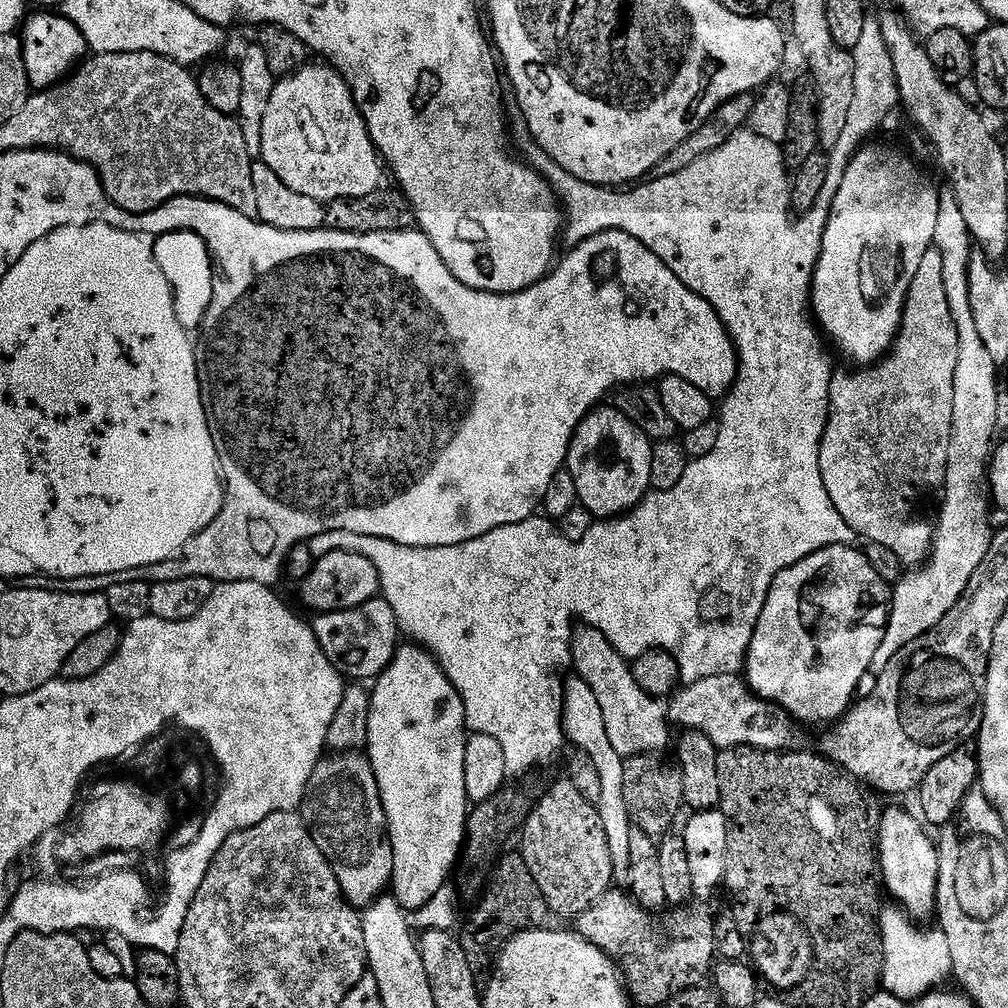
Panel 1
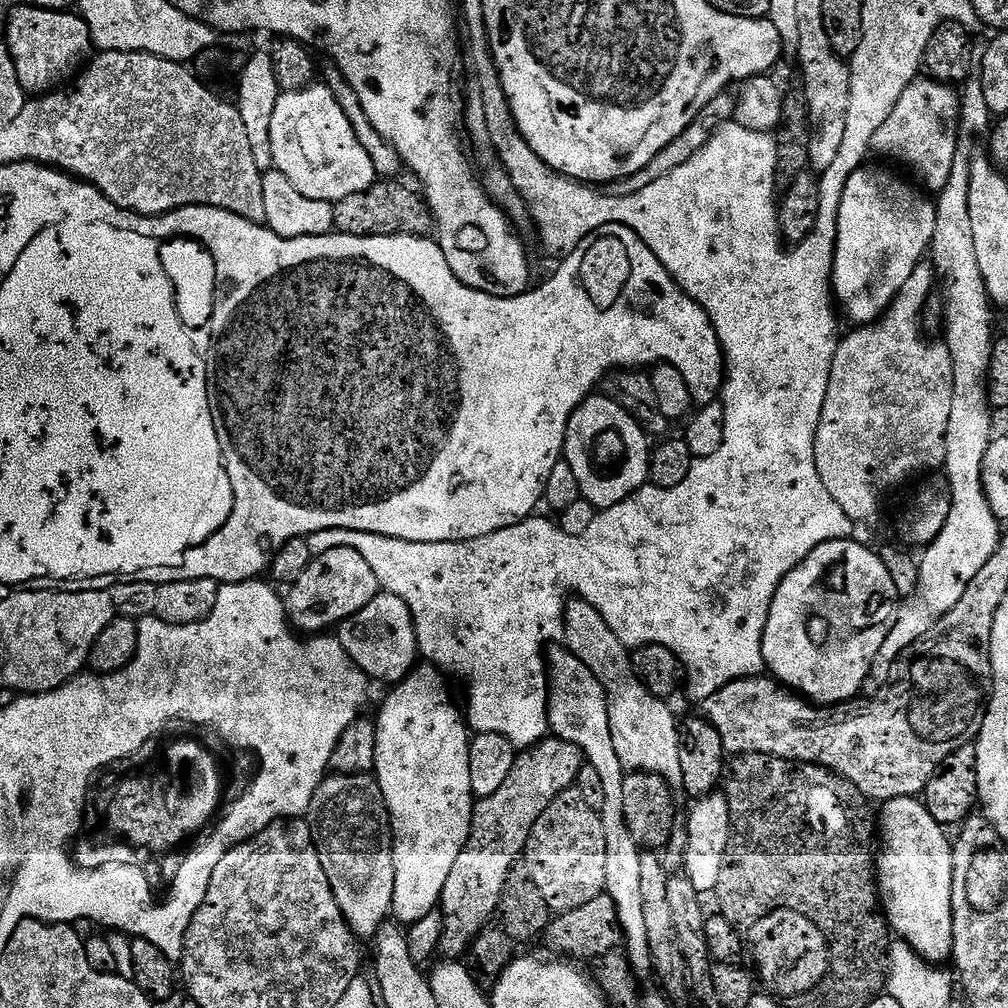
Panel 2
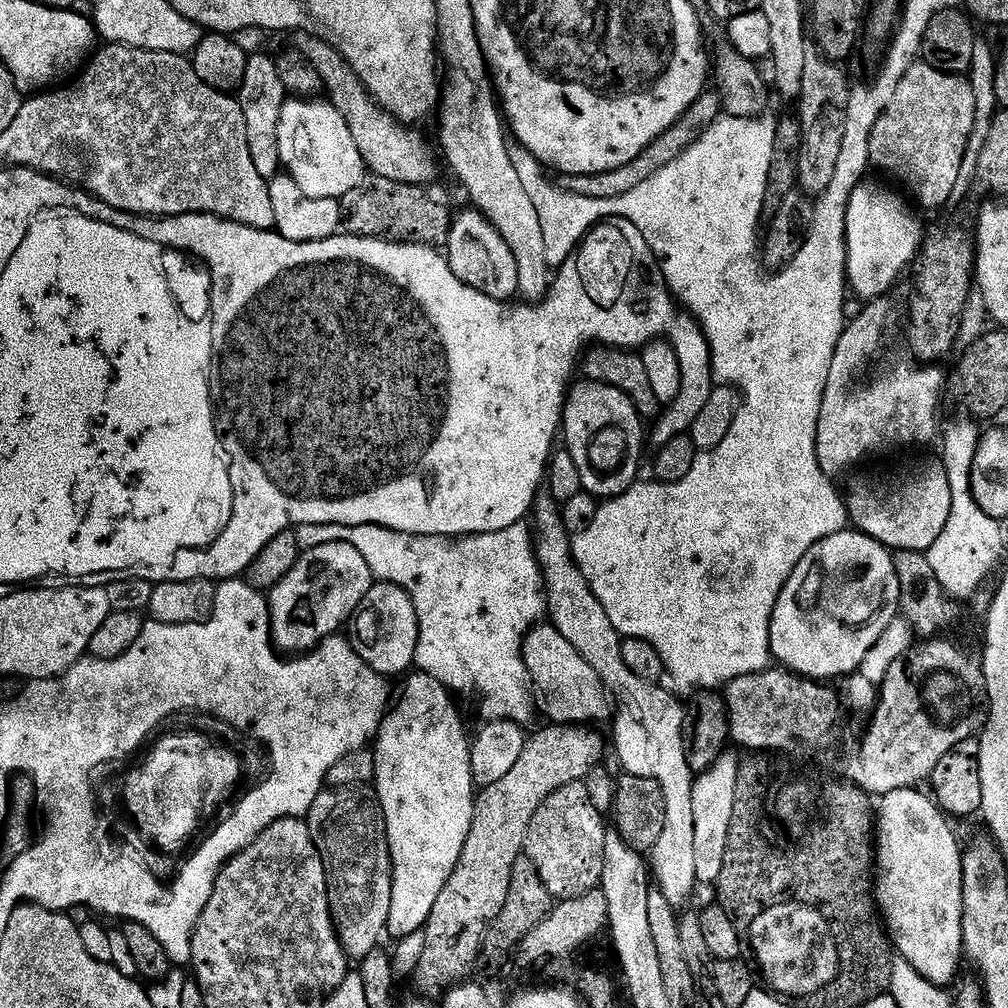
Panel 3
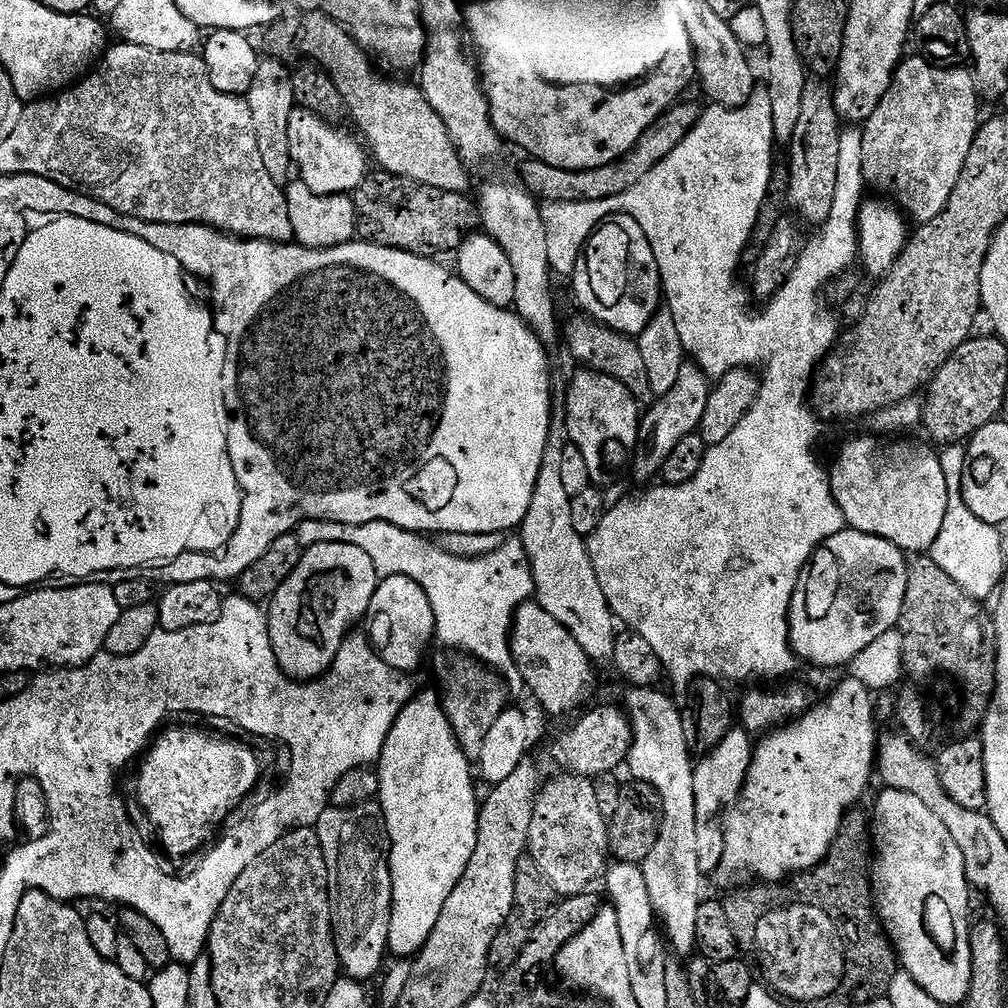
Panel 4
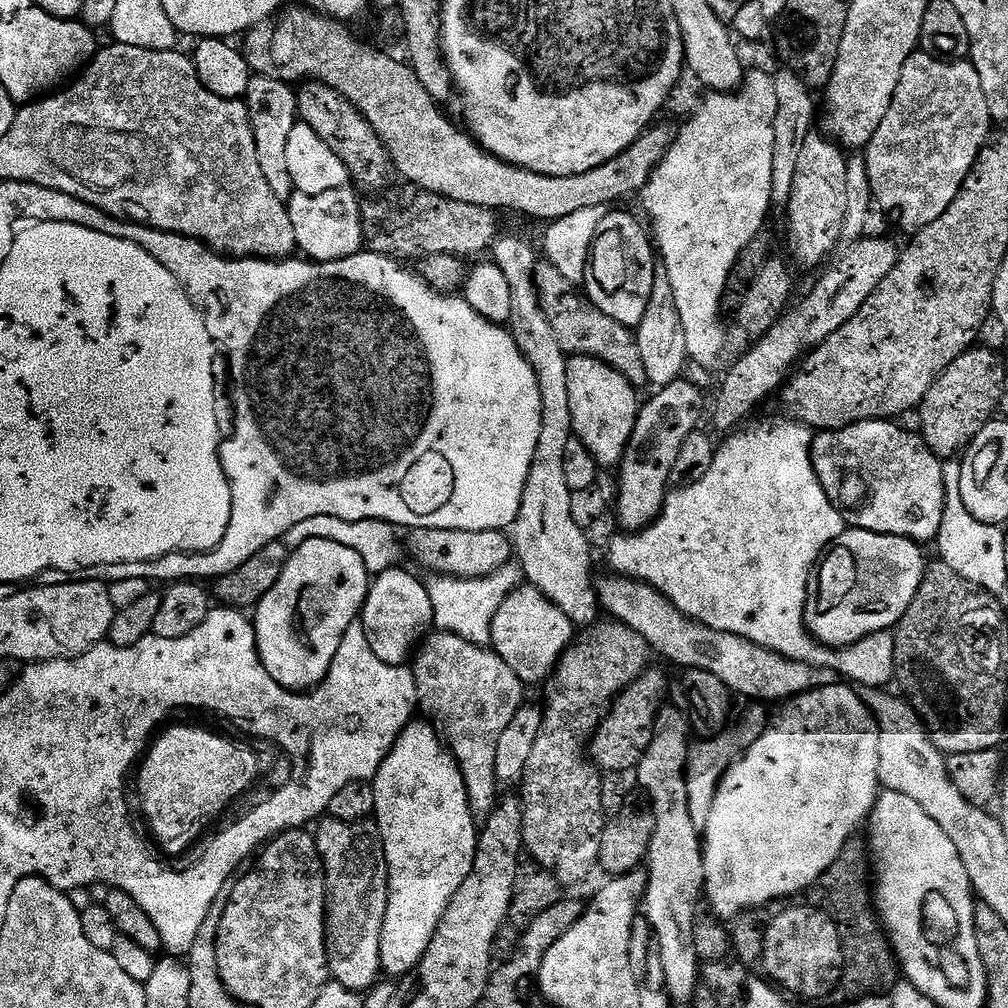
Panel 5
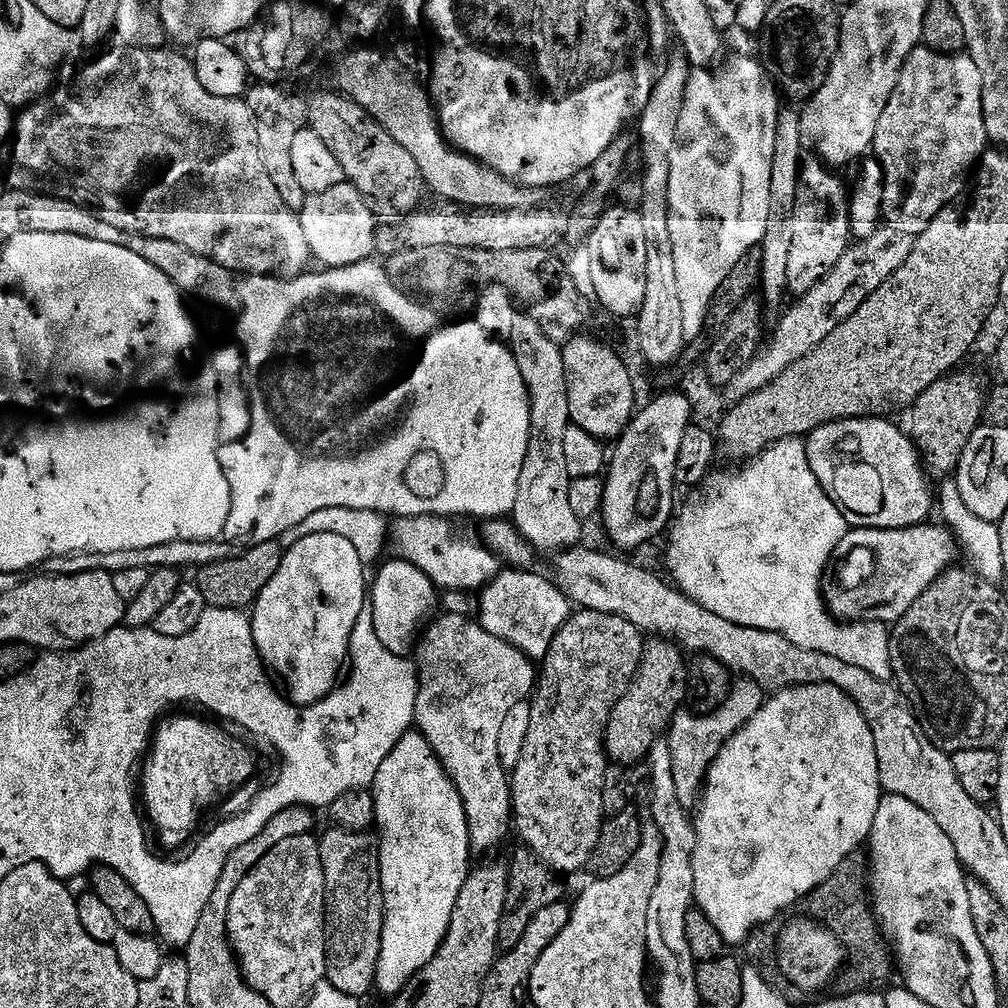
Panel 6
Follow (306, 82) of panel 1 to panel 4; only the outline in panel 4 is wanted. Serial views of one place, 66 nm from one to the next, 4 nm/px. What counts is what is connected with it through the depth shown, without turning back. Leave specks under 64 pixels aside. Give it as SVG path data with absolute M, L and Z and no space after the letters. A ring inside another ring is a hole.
M307 110L293 111L288 126L288 159L300 171L299 183L316 196L342 196L356 191L366 178L365 151L344 136L339 136L323 119Z

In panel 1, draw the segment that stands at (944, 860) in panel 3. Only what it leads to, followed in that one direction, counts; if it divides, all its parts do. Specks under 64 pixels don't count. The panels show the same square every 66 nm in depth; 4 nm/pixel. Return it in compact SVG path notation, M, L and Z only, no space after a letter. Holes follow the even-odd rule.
M888 808L878 820L878 872L887 895L889 892L910 915L917 916L912 918L920 921L935 913L936 891L942 879L942 855L928 837L929 829L913 816L904 808Z

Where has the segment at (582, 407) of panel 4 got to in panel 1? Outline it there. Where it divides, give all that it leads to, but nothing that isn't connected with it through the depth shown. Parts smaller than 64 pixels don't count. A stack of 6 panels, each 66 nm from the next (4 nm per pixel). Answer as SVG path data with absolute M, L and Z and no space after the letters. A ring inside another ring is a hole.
M597 406L581 420L576 431L571 433L568 441L568 459L566 471L574 478L574 486L578 486L578 501L586 511L596 518L615 518L635 508L646 493L652 488L650 478L650 462L652 461L653 441L626 414L622 414L615 406Z

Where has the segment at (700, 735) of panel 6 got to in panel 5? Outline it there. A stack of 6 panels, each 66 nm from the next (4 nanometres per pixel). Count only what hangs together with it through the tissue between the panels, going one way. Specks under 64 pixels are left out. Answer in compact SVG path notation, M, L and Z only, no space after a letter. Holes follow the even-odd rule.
M752 702L744 712L744 724L748 728L725 727L715 736L697 739L688 749L688 761L684 766L686 778L686 794L690 798L690 818L694 818L697 826L707 825L714 810L714 798L718 794L718 788L722 778L728 772L728 767L743 756L748 747L756 741L761 734L761 729L769 723L770 712L760 702Z

